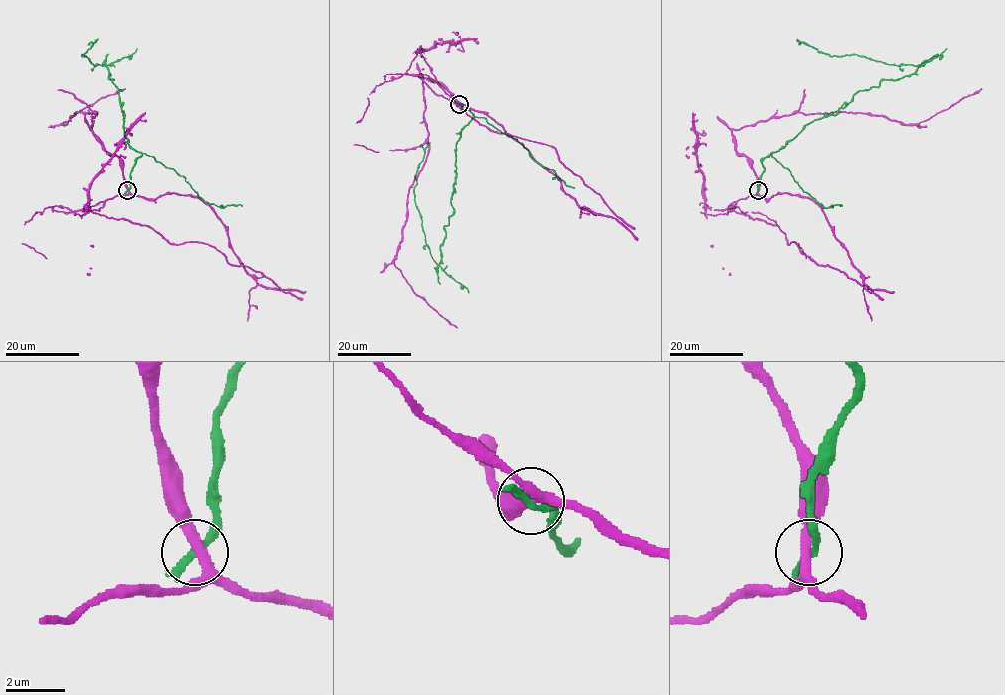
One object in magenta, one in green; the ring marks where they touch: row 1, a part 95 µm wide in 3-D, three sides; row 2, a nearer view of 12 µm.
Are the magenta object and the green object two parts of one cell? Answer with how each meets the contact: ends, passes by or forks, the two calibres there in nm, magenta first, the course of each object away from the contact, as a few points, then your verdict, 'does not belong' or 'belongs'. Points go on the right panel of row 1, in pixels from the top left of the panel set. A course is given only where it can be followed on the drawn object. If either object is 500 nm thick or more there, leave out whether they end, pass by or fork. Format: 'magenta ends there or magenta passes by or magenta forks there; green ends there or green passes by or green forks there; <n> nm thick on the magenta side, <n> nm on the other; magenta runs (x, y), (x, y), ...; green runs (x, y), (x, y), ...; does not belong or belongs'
magenta forks there; green ends there; 280 nm thick on the magenta side, 320 nm on the other; magenta runs (758, 190), (752, 163), (736, 151), (733, 130), (802, 112), (870, 112), (906, 124), (918, 124), (981, 88); green runs (758, 190), (762, 160), (805, 126), (834, 115), (858, 92), (909, 76), (919, 66), (830, 56), (797, 38); does not belong

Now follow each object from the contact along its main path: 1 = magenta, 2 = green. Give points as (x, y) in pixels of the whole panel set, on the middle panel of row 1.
1: (460, 104), (439, 82), (423, 79), (429, 148), (410, 188), (394, 264), (412, 290), (457, 327)
2: (460, 104), (474, 116), (456, 143), (453, 213), (444, 228), (437, 265), (425, 242), (413, 187), (430, 143)

